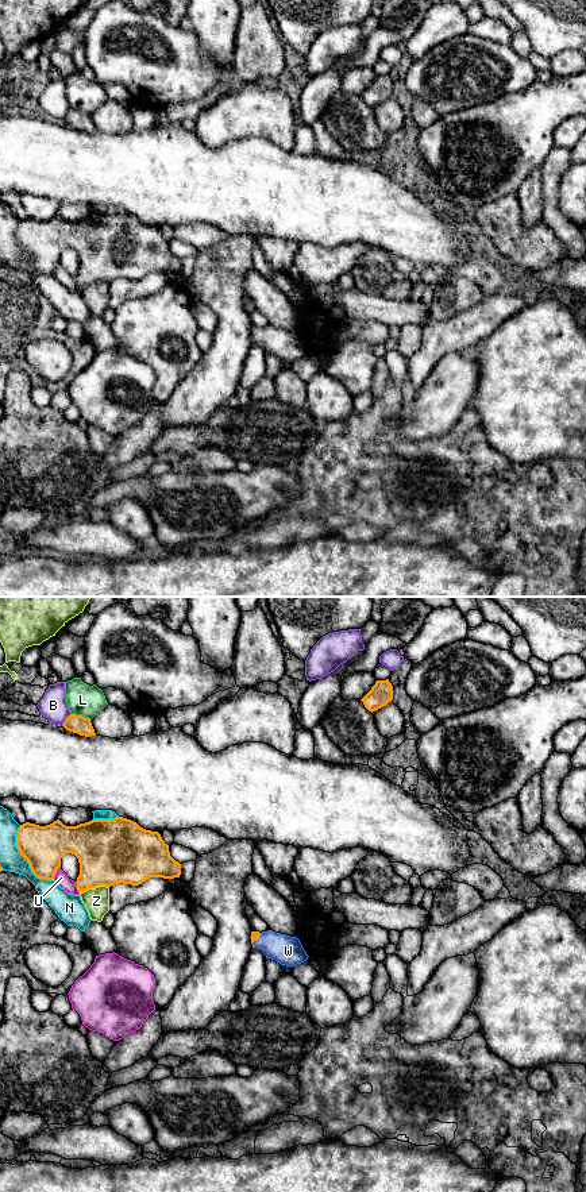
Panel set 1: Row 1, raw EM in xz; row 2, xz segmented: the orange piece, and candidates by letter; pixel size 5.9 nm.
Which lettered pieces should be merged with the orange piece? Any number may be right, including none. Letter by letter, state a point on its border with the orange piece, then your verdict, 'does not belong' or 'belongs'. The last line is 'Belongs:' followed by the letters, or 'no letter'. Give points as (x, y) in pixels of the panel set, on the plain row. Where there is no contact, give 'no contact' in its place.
B: xz (66, 115) | does not belong
L: xz (81, 111) | does not belong
N: xz (24, 253) | does not belong
U: xz (56, 266) | does not belong
W: xz (255, 335) | belongs
Z: xz (93, 282) | does not belong
Belongs: W

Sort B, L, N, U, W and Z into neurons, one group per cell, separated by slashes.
B / L / N / U / W / Z

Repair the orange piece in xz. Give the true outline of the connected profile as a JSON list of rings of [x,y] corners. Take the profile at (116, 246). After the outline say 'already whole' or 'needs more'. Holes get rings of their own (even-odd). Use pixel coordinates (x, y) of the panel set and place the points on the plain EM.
[[[123,212],[77,221],[66,221],[59,215],[46,221],[26,217],[18,225],[16,242],[32,269],[47,275],[54,275],[63,250],[74,250],[80,258],[78,288],[181,270],[181,259],[170,251],[161,229]]] | already whole

